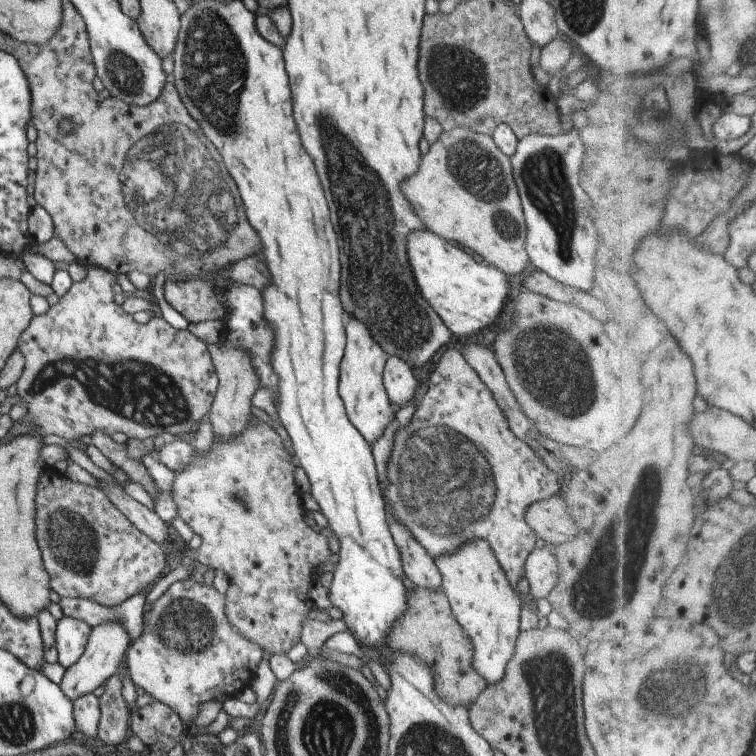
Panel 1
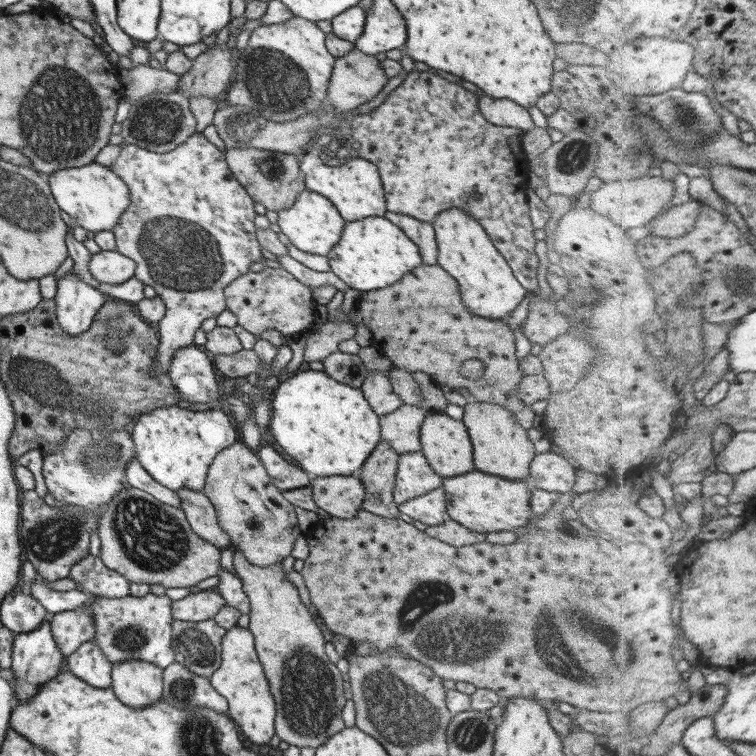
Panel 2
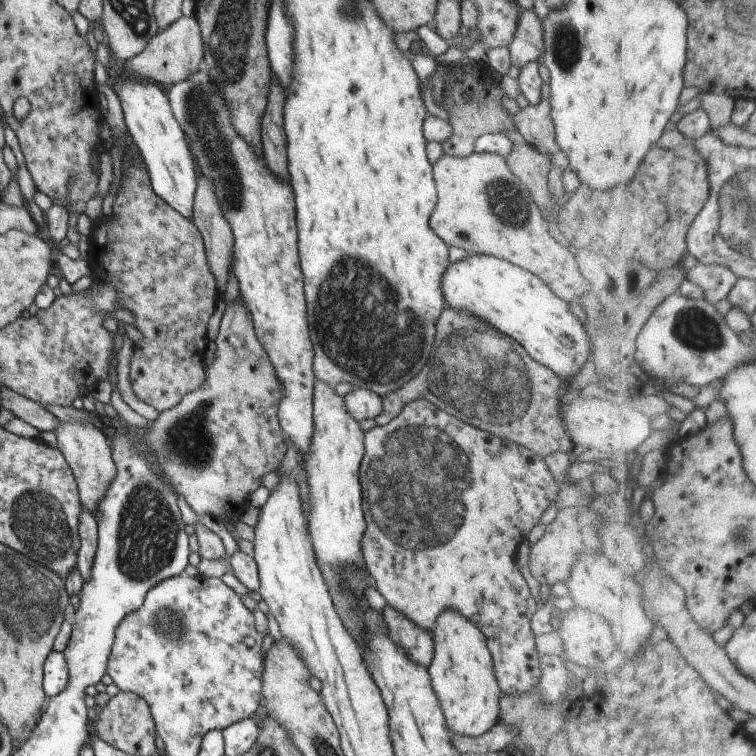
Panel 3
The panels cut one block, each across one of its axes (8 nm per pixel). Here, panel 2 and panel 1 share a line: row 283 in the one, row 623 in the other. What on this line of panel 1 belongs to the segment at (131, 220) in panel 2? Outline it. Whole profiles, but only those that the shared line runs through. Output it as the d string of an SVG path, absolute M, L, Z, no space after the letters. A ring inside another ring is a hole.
M191 576L175 581L153 604L149 604L149 610L142 614L143 632L126 648L125 673L128 678L155 701L171 708L184 726L197 716L197 706L201 702L223 701L235 697L244 687L249 687L253 671L263 658L259 647L237 634L225 620L223 606L224 595L212 586L199 584Z

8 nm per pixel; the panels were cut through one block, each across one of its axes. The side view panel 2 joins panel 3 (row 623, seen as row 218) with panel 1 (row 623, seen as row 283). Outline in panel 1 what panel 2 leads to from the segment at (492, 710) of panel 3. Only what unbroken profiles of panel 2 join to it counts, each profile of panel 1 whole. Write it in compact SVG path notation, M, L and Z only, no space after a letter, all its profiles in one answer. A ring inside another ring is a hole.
M487 540L459 544L449 554L435 556L433 562L439 571L440 588L449 602L451 614L473 646L473 670L485 680L485 684L499 682L513 656L515 640L520 633L522 596L509 586Z

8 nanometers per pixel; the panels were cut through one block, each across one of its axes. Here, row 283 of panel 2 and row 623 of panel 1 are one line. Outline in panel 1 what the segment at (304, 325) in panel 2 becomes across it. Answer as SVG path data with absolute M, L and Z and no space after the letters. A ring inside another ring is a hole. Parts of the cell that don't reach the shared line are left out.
M251 420L247 428L227 440L213 439L207 454L191 458L189 466L173 475L171 500L177 506L181 518L192 534L201 538L200 546L192 557L213 571L223 572L229 586L223 593L225 620L237 634L270 655L285 655L287 650L300 642L301 624L307 620L307 612L314 608L307 597L307 590L317 579L317 566L333 560L325 533L315 533L304 521L300 491L293 480L295 464L285 450L281 438L265 422Z

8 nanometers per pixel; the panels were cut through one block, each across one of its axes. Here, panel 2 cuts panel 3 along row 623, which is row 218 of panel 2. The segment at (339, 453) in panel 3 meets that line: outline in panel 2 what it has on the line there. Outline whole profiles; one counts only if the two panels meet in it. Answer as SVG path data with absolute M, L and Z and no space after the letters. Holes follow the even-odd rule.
M313 150L299 157L299 170L304 188L329 200L346 222L367 217L384 216L383 190L381 190L377 168L372 162L357 157L349 159L340 166L327 166Z

